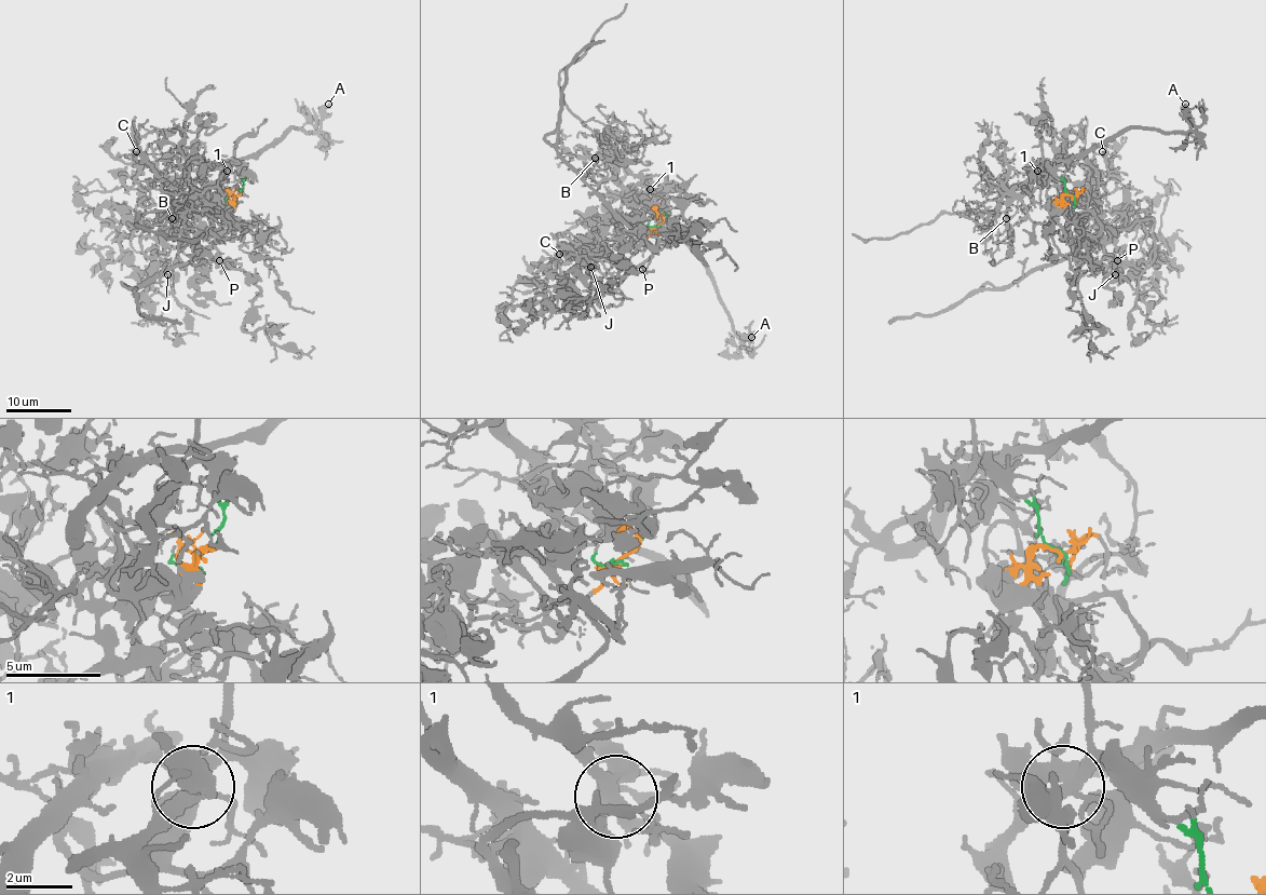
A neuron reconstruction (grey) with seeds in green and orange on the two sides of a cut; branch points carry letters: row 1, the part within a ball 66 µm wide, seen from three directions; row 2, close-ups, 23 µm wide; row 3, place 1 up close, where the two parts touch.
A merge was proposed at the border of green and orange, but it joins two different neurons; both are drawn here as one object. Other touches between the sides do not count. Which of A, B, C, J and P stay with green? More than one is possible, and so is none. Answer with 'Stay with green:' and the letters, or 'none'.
Stay with green: A, B

